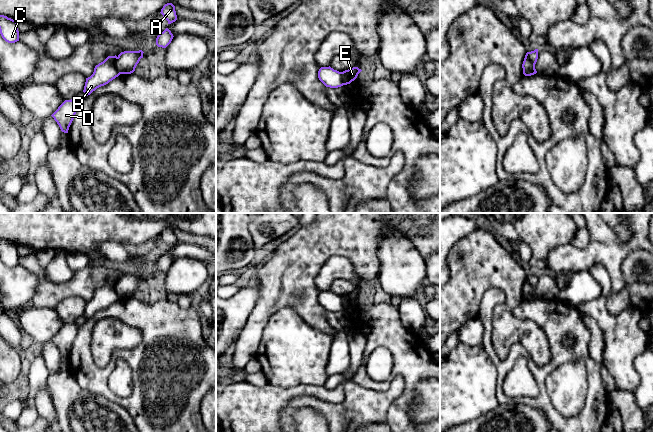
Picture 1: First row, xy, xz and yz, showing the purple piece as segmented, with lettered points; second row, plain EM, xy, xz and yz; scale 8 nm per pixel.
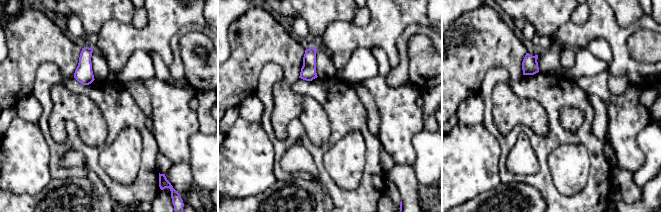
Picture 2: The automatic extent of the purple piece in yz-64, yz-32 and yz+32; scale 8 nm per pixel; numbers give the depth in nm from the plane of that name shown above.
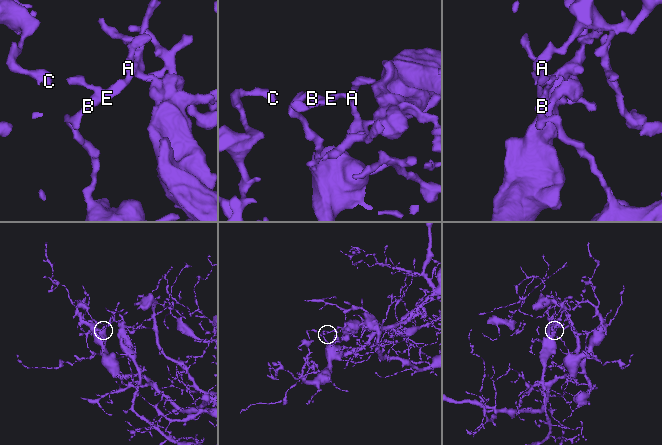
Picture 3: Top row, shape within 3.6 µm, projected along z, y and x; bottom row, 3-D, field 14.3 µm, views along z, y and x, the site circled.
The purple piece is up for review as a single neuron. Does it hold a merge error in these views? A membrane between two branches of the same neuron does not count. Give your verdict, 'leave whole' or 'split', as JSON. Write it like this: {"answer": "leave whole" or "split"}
{"answer": "split"}

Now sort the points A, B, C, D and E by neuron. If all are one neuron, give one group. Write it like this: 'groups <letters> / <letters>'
groups A E / B C D

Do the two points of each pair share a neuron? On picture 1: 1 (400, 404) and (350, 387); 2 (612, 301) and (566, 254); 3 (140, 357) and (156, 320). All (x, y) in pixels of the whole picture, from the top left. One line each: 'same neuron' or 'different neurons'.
1: different neurons
2: different neurons
3: same neuron

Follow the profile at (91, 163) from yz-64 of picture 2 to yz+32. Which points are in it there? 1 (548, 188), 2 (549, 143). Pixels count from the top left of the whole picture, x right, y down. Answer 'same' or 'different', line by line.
1: same
2: same

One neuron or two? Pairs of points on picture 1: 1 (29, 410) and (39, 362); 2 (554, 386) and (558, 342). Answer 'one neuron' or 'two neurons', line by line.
1: one neuron
2: two neurons

